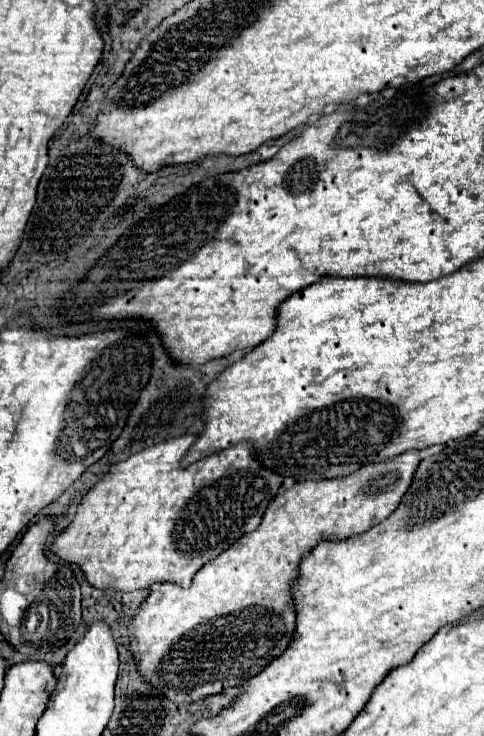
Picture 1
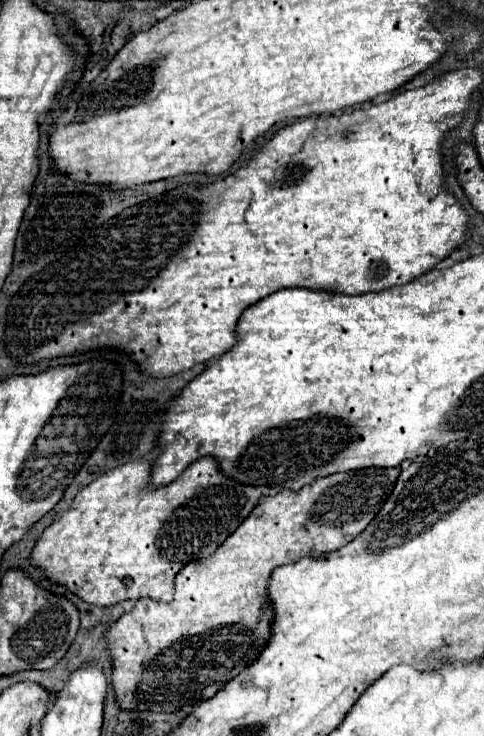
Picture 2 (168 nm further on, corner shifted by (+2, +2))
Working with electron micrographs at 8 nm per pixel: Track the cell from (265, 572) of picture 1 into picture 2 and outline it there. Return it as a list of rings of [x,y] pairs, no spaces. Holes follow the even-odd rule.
[[[363,468],[363,470],[353,470],[353,472],[343,472],[343,474],[331,474],[327,478],[317,478],[313,484],[303,486],[297,492],[291,490],[281,490],[275,496],[265,496],[257,502],[257,508],[253,508],[253,512],[249,514],[249,520],[241,522],[241,528],[237,528],[237,532],[233,532],[233,536],[229,536],[229,540],[225,540],[225,544],[221,544],[221,548],[217,548],[217,552],[213,552],[213,556],[201,558],[201,560],[193,560],[189,566],[181,568],[181,572],[177,574],[175,580],[175,598],[167,604],[155,602],[155,600],[137,600],[133,610],[125,612],[107,632],[105,632],[105,640],[107,640],[107,648],[109,654],[113,658],[113,678],[111,678],[111,686],[115,690],[115,700],[117,706],[121,706],[121,710],[129,710],[129,712],[179,712],[181,708],[189,708],[193,704],[199,704],[211,696],[215,696],[233,676],[237,676],[243,668],[247,668],[263,650],[263,646],[269,640],[271,634],[271,618],[273,618],[273,610],[267,598],[267,580],[273,572],[273,568],[283,566],[283,564],[291,564],[297,562],[299,558],[305,556],[319,556],[319,554],[327,554],[331,550],[337,550],[341,546],[345,546],[347,542],[351,542],[359,532],[365,530],[365,526],[373,520],[373,516],[379,512],[381,504],[385,504],[387,496],[393,490],[393,484],[399,476],[397,468]]]

